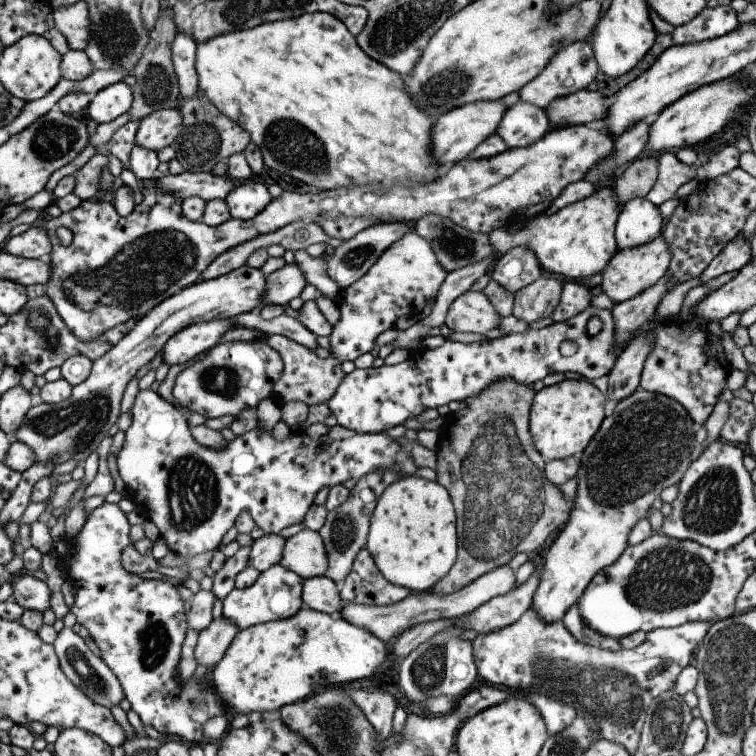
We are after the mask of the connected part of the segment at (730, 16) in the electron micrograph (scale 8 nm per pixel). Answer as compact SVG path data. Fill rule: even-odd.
M730 6L705 8L701 10L689 23L674 27L670 34L673 45L691 44L713 40L729 34L737 28L736 13Z

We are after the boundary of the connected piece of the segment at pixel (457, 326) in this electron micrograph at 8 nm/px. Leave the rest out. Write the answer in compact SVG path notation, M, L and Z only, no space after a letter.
M469 288L449 305L444 324L450 331L481 335L497 328L499 318L487 297Z

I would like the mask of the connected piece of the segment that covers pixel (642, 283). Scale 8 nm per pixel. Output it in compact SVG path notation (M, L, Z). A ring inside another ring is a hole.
M660 234L641 246L617 249L600 272L602 276L602 283L600 284L602 292L614 304L629 300L661 279L668 269L669 261L670 250L668 244Z

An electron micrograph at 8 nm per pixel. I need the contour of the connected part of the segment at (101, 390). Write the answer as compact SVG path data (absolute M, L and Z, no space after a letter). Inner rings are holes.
M243 265L220 277L199 280L162 300L138 319L117 344L92 362L89 376L72 387L65 400L51 404L35 400L11 440L25 443L35 456L33 462L43 462L43 466L55 467L69 459L84 461L116 423L120 415L119 402L127 382L143 364L153 360L153 356L162 350L170 336L197 322L232 319L238 314L259 309L265 294L264 288L265 276L258 269Z

